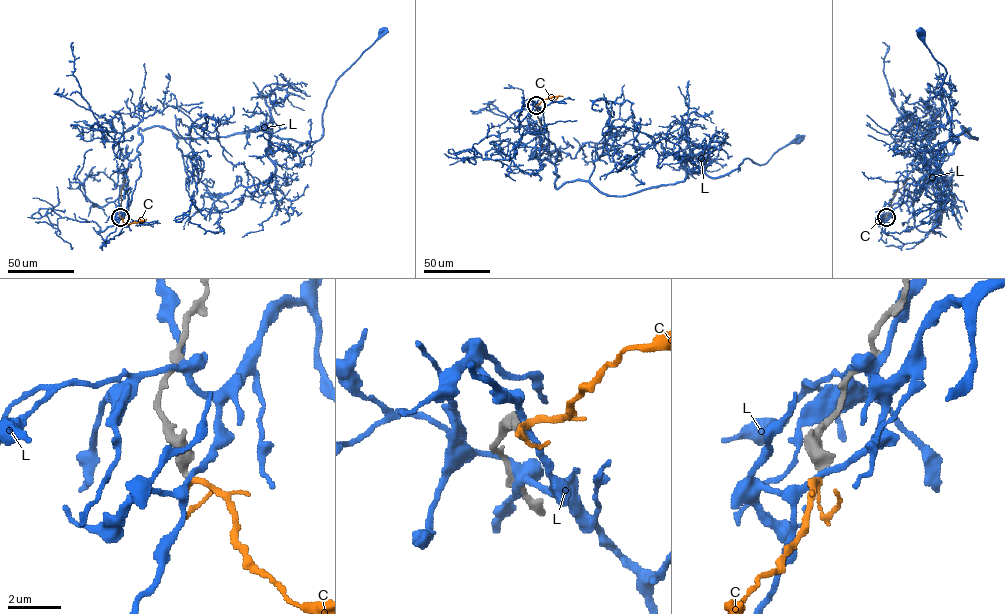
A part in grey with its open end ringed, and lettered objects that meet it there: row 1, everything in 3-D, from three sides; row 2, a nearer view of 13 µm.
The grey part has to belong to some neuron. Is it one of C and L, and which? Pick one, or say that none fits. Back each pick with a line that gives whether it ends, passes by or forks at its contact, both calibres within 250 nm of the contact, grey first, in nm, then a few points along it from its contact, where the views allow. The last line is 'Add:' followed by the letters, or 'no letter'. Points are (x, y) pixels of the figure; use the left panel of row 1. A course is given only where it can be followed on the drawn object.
C: it passes by; 500 nm thick on the grey side, 180 nm on the other; it runs (120, 217), (125, 223), (146, 218)
Add: C

